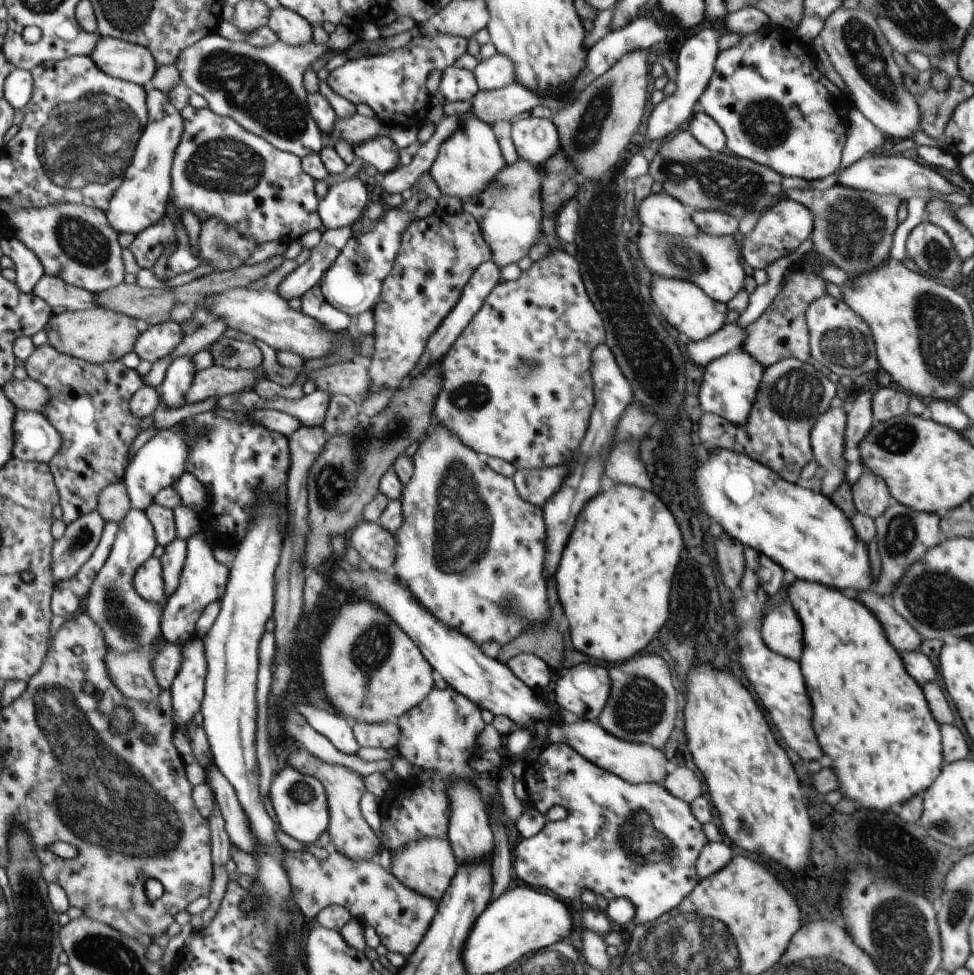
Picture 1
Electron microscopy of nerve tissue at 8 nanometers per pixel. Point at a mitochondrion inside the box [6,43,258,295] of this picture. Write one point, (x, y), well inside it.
(83, 142)

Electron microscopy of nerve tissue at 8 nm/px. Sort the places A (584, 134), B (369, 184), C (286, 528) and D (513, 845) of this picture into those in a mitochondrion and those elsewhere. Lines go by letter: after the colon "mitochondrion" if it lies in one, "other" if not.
A: mitochondrion
B: other
C: other
D: other

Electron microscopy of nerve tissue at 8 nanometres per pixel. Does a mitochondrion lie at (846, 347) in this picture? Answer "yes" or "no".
yes

